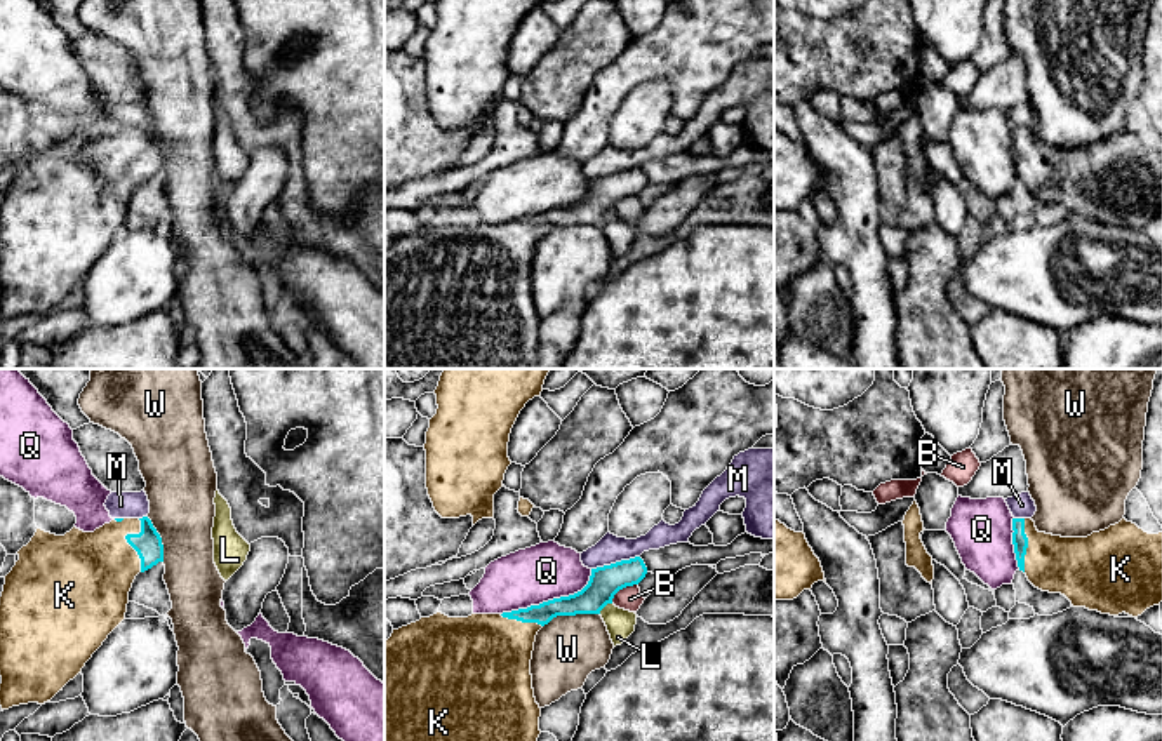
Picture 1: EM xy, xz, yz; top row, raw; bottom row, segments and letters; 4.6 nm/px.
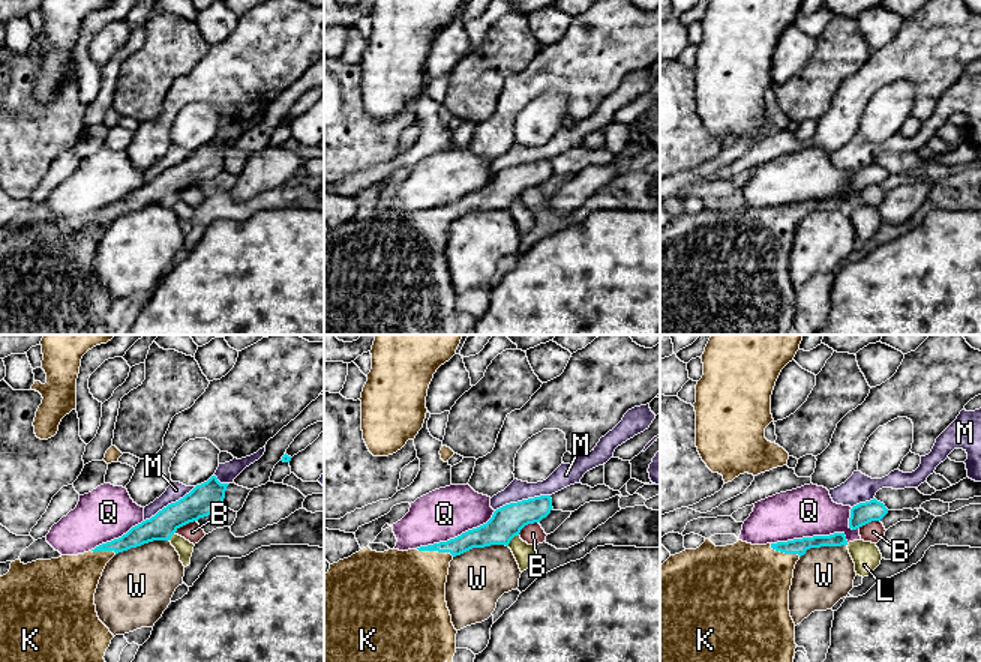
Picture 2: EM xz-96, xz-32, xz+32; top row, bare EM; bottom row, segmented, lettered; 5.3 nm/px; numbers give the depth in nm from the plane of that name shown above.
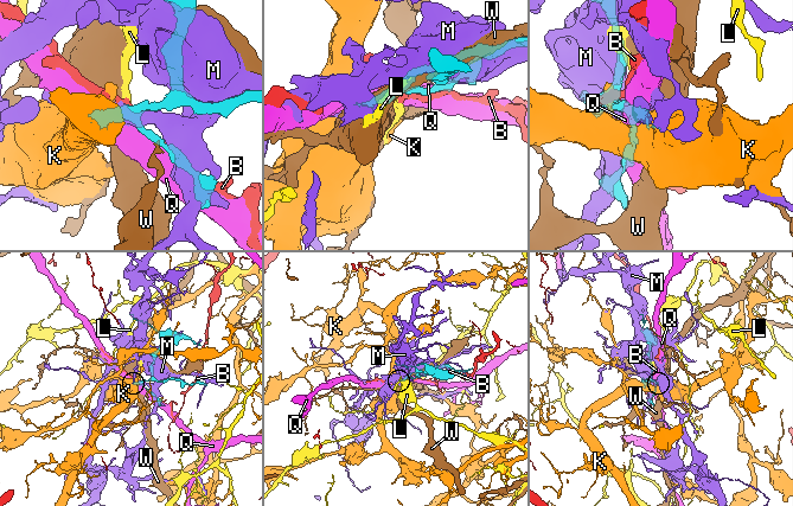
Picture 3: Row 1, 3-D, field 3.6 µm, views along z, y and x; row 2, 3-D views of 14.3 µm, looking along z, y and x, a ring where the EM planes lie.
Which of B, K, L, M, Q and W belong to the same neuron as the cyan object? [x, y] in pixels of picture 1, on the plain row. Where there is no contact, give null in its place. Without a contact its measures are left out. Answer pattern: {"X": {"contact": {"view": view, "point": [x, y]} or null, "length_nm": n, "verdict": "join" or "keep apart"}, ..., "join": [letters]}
{"B": {"contact": {"view": "xz", "point": [621, 199]}, "length_nm": 160, "verdict": "keep apart"}, "K": {"contact": {"view": "xy", "point": [127, 152]}, "length_nm": 240, "verdict": "join"}, "L": {"contact": {"view": "xz", "point": [604, 216]}, "length_nm": 80, "verdict": "keep apart"}, "M": {"contact": {"view": "xz", "point": [616, 173]}, "length_nm": 240, "verdict": "keep apart"}, "Q": {"contact": {"view": "xz", "point": [550, 211]}, "length_nm": 480, "verdict": "keep apart"}, "W": {"contact": {"view": "xz", "point": [571, 225]}, "length_nm": 280, "verdict": "keep apart"}, "join": ["K"]}

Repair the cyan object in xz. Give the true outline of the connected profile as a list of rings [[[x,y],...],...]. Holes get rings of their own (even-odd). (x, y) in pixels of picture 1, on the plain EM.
[[[640,167],[591,179],[588,195],[569,207],[503,224],[449,228],[437,223],[393,240],[384,250],[384,369],[534,369],[541,318],[536,313],[531,270],[538,242],[557,226],[600,224],[614,205],[647,184]]]

